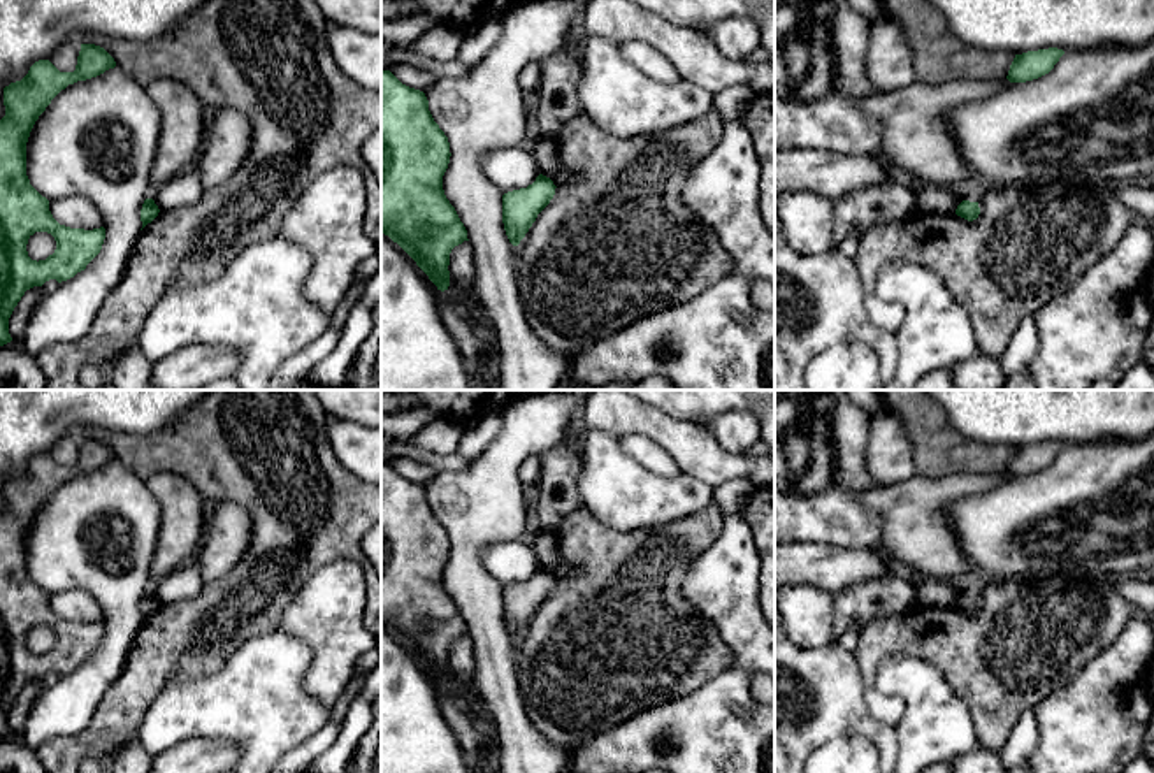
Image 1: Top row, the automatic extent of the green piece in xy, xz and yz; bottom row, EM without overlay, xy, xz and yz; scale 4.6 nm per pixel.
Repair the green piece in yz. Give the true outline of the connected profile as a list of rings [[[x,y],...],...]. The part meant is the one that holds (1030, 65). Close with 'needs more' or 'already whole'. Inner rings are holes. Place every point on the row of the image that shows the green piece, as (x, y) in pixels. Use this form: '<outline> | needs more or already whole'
[[[1057,47],[1015,54],[1006,79],[1010,83],[1026,83],[1026,81],[1038,79],[1049,74],[1063,54],[1064,51]]] | already whole

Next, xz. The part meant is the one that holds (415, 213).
[[[381,70],[381,232],[397,242],[444,292],[450,286],[450,253],[467,239],[467,230],[444,195],[443,176],[450,142],[429,111],[423,91]]] | already whole

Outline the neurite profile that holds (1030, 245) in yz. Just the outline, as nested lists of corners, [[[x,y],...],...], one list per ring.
[[[1005,183],[989,186],[980,214],[968,221],[956,213],[913,209],[899,221],[862,228],[854,264],[862,292],[875,288],[887,262],[919,264],[936,272],[966,309],[982,355],[999,358],[1019,323],[1066,293],[1135,223],[1114,184]]]

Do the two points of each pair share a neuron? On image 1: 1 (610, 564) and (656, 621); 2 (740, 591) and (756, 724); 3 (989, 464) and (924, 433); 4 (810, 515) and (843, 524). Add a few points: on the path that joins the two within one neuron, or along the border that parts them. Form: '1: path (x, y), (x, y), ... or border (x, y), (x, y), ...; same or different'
1: path (620, 578), (626, 591), (641, 606); same
2: path (740, 624), (740, 691); same
3: path (973, 457), (951, 454), (940, 447); same
4: path (819, 515), (835, 517); same

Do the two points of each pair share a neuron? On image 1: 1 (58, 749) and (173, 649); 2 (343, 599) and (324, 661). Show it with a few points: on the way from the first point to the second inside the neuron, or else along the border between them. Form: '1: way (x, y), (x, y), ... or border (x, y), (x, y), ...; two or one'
1: way (88, 740), (125, 703), (143, 679); one
2: way (334, 615), (334, 645); one

